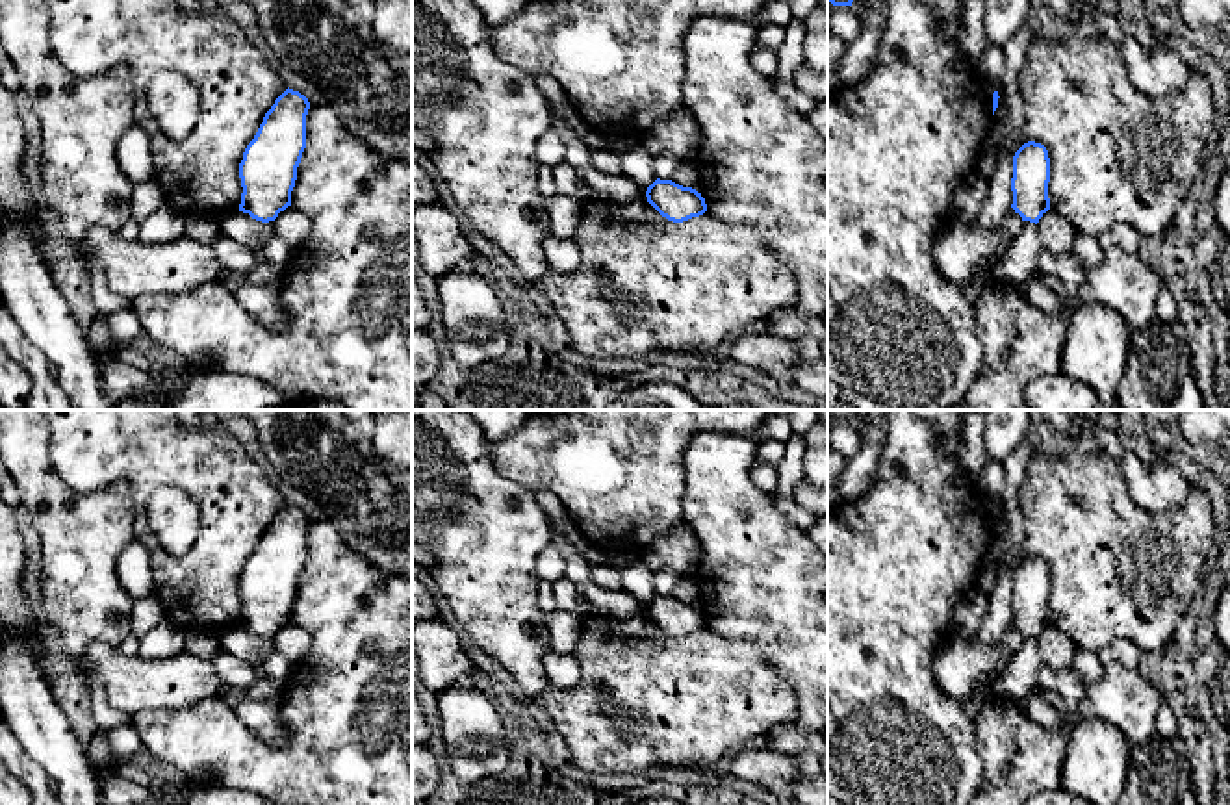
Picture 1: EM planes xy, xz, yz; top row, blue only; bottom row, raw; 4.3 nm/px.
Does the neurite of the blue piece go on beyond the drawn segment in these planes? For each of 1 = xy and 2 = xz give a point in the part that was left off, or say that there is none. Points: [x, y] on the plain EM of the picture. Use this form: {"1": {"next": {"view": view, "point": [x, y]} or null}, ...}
{"1": {"next": null}, "2": {"next": null}}

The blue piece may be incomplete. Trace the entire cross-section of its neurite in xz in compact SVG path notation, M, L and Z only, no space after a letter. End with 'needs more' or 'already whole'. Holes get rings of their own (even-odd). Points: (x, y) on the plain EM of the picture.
M657 594L646 607L647 618L668 636L683 638L707 627L705 614L692 603Z; already whole

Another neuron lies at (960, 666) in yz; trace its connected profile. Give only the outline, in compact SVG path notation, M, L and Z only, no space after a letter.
M950 634L933 660L941 690L954 699L968 697L991 671L1004 671L1013 651L1006 644L985 645L978 638Z

